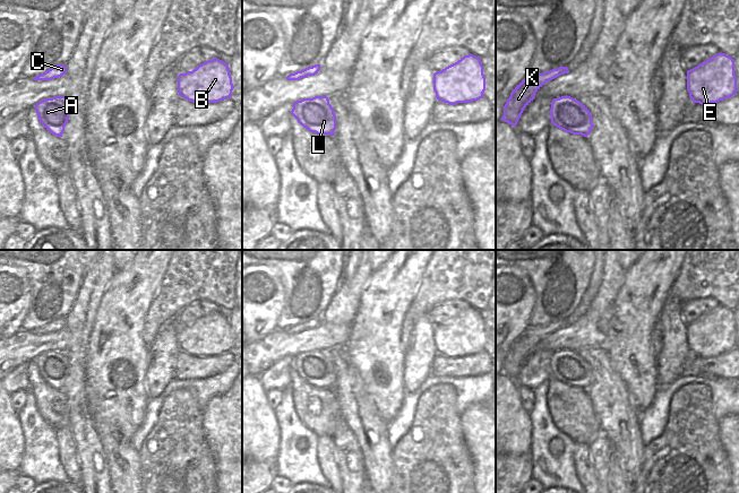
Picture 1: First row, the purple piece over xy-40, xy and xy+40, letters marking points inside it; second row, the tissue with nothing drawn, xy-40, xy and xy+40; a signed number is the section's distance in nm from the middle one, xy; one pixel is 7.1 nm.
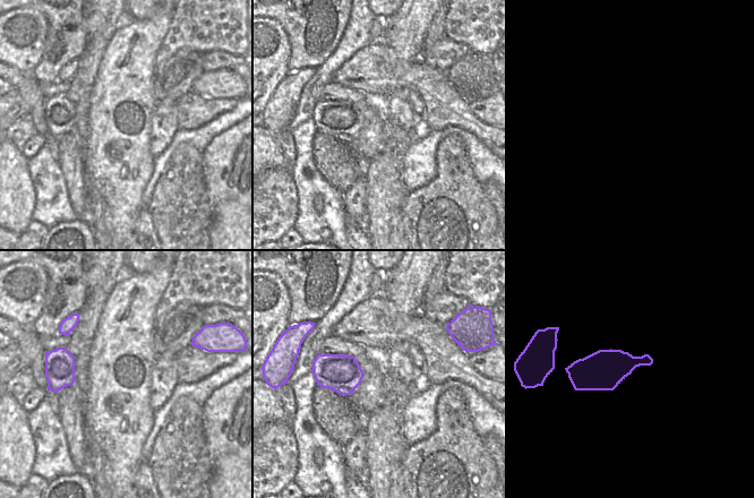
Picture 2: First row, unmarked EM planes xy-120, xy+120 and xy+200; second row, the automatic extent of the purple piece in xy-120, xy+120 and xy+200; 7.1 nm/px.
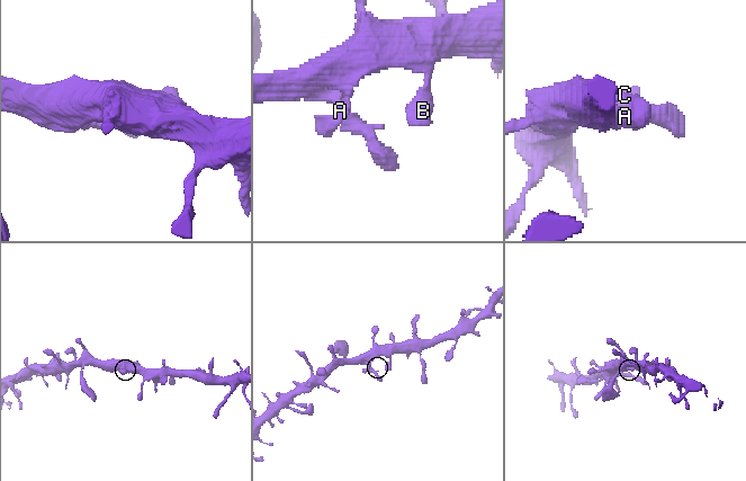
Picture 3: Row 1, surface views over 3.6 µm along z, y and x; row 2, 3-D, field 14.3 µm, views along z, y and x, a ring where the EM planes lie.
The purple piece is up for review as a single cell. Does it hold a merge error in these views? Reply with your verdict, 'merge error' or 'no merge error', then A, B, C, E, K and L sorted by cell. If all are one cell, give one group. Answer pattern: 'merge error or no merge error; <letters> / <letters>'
no merge error; A B C E K L

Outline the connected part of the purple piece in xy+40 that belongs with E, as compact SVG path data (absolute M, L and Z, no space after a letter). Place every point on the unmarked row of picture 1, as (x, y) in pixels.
M717 306L687 325L687 344L694 356L708 358L737 347L734 314Z

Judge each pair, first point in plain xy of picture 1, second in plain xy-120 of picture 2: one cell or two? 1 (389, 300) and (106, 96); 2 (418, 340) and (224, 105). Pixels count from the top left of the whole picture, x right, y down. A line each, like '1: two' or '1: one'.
1: one
2: two

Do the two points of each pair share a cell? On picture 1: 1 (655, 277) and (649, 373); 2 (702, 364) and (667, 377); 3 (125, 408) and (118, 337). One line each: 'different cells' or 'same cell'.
1: same cell
2: different cells
3: same cell

